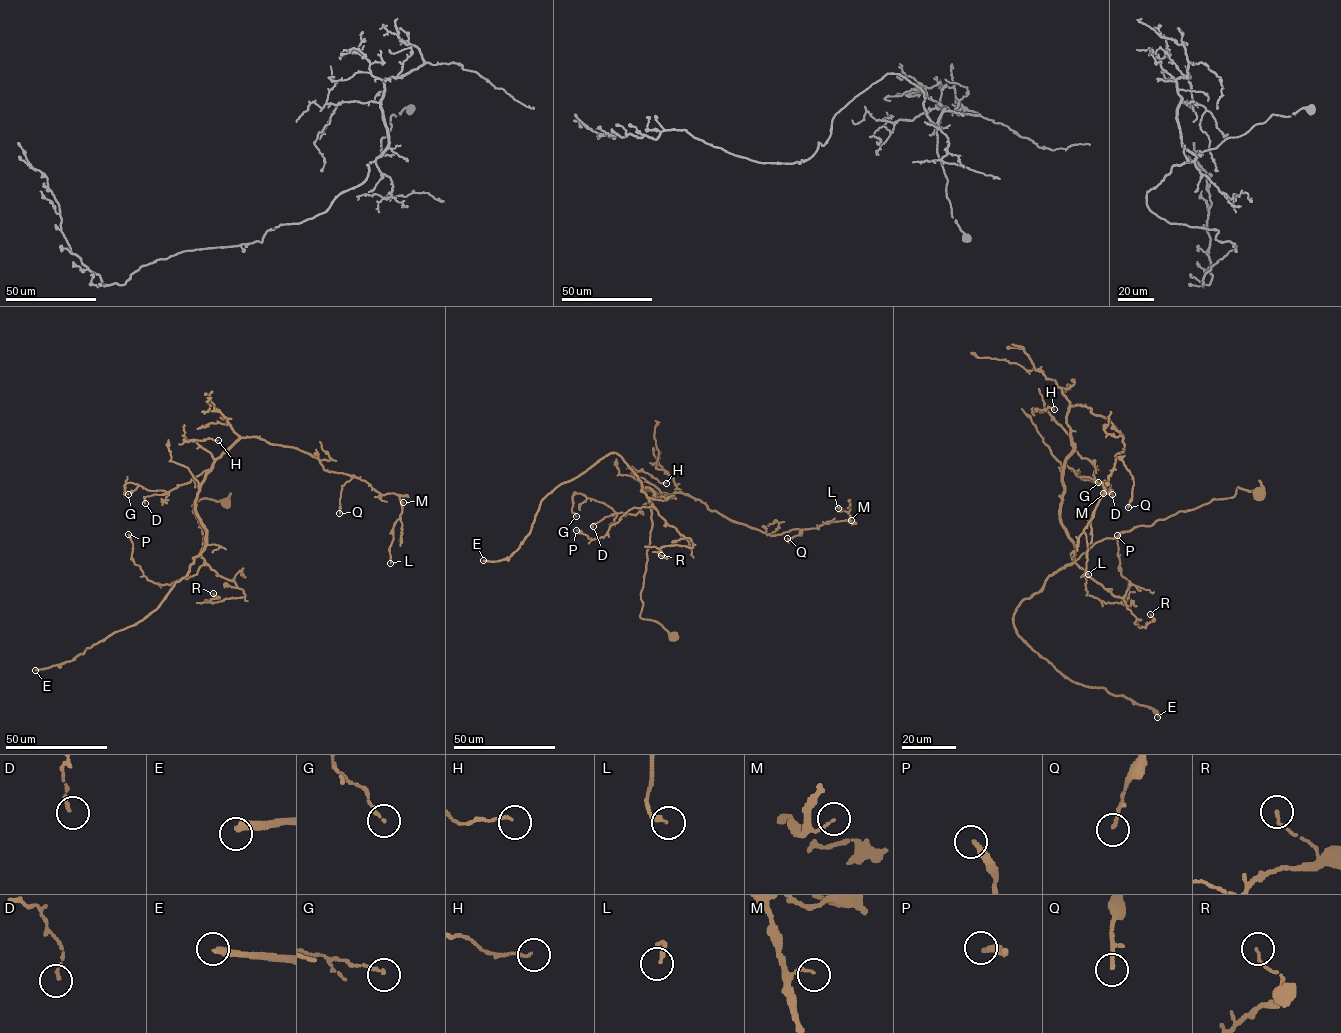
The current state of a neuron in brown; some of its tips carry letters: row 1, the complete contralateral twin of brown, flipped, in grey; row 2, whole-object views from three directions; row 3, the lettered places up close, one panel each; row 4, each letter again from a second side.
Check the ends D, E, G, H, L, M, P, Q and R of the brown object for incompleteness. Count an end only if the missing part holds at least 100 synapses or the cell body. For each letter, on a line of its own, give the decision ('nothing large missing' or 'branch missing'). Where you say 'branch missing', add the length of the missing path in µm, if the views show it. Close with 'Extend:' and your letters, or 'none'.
D: nothing large missing
E: branch missing; about 190 µm are missing
G: nothing large missing
H: nothing large missing
L: nothing large missing
M: nothing large missing
P: nothing large missing
Q: nothing large missing
R: nothing large missing
Extend: E

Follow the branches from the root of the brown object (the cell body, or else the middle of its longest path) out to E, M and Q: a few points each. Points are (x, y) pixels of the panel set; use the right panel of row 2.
E: (1258, 494), (1238, 487), (1096, 541), (1013, 615), (1016, 633), (1065, 677), (1150, 706), (1157, 717)
M: (1258, 494), (1238, 487), (1096, 541), (1075, 560), (1060, 517), (1071, 406), (1088, 407), (1123, 435), (1103, 493)
Q: (1258, 494), (1238, 487), (1075, 560), (1060, 517), (1071, 406), (1123, 435), (1128, 507)

